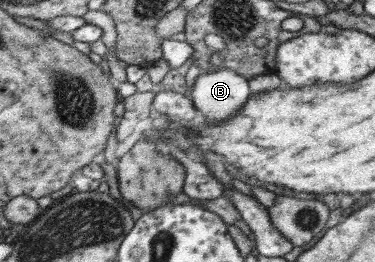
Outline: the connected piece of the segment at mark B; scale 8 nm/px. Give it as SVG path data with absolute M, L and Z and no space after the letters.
M227 68L201 71L187 93L207 121L223 121L237 113L249 97L247 80Z

